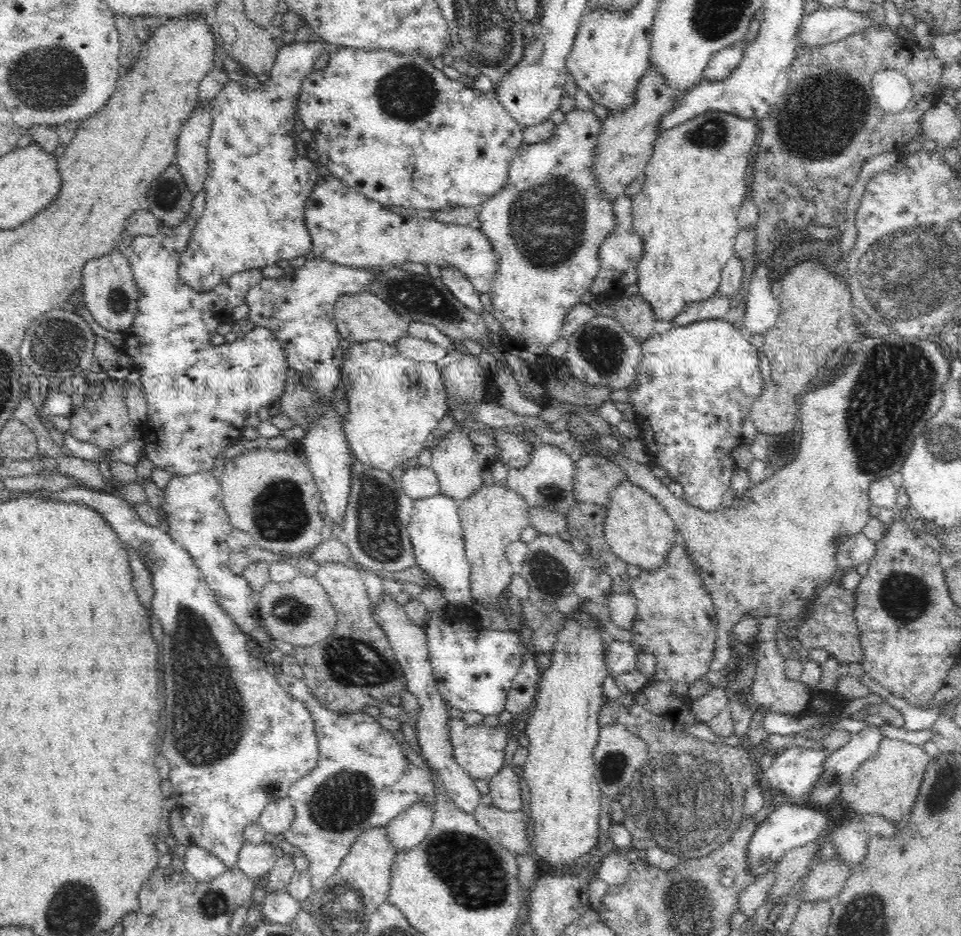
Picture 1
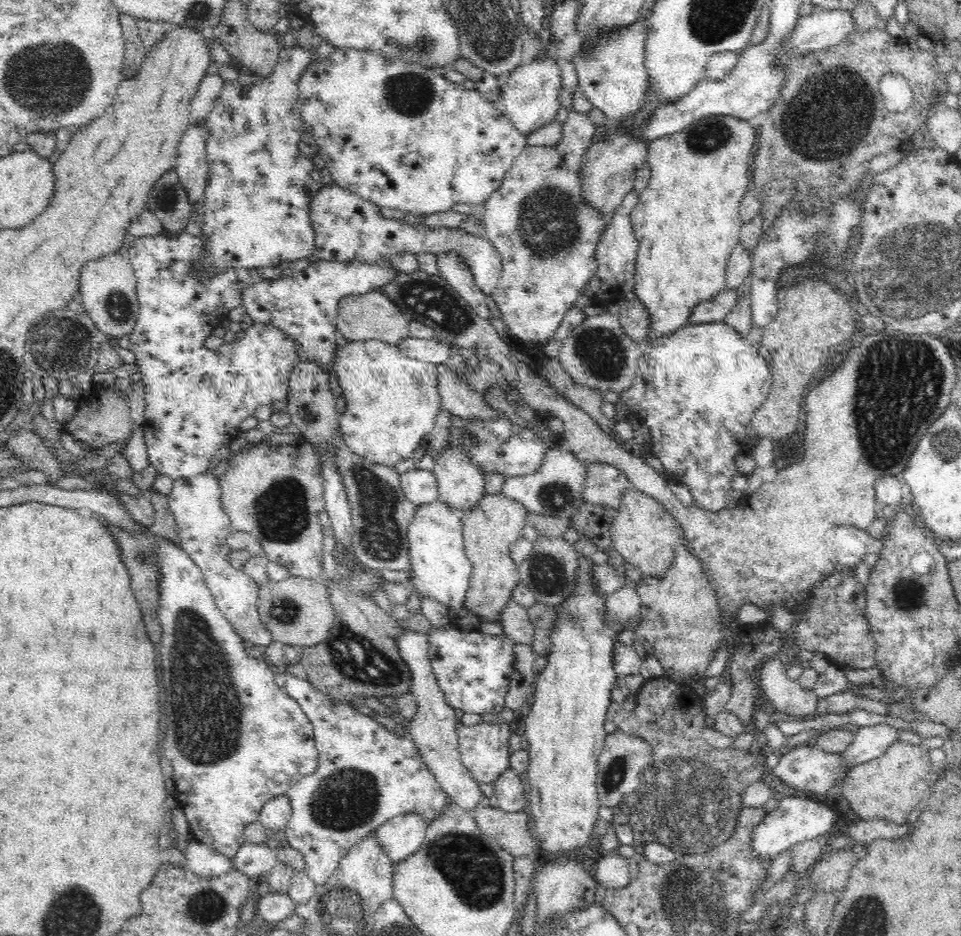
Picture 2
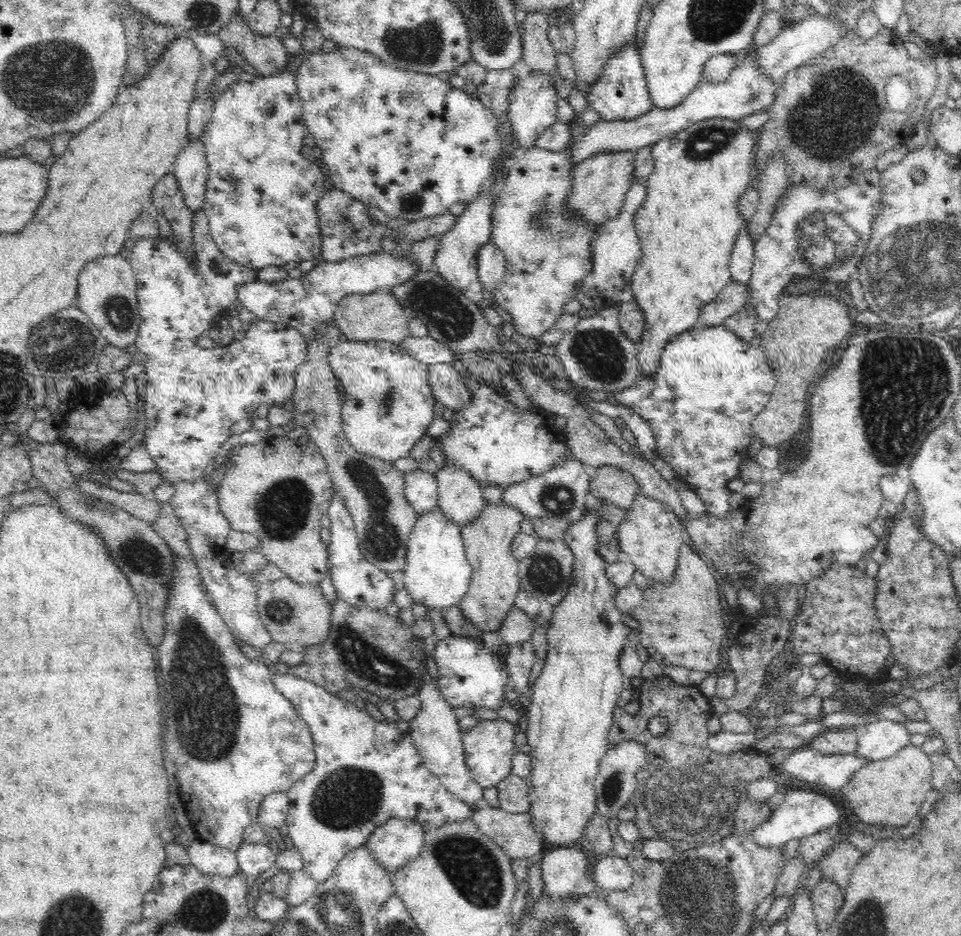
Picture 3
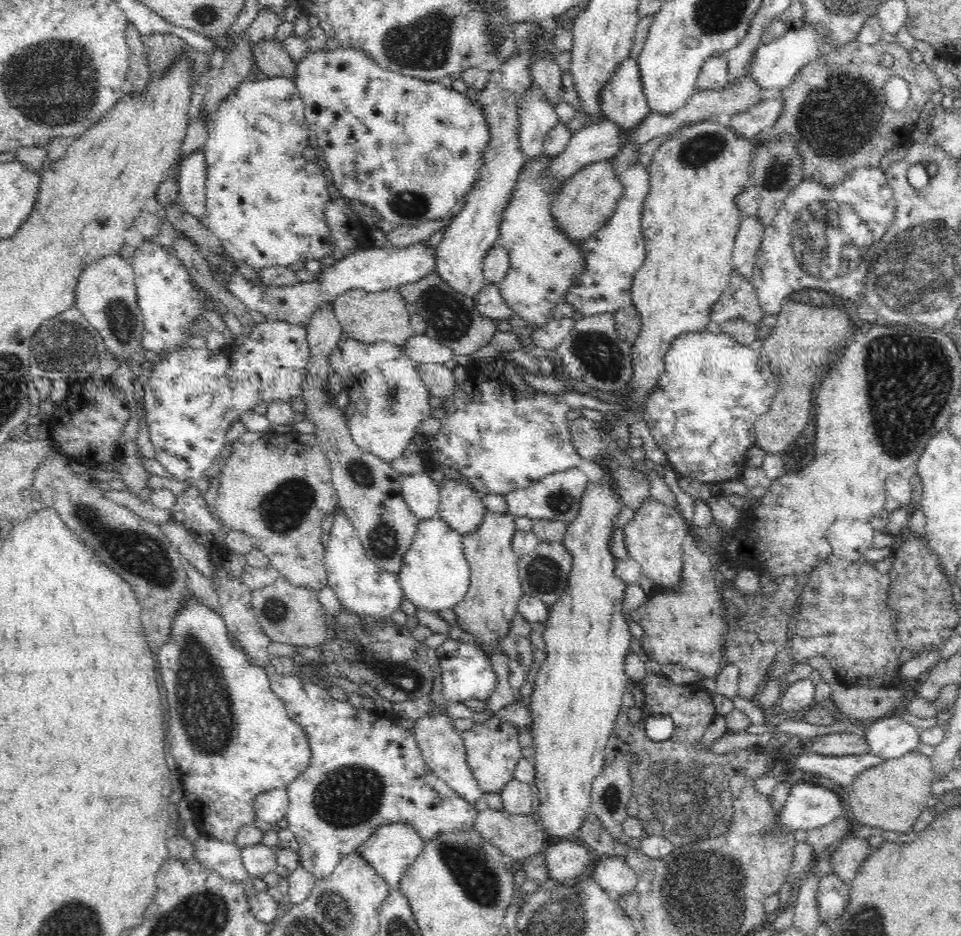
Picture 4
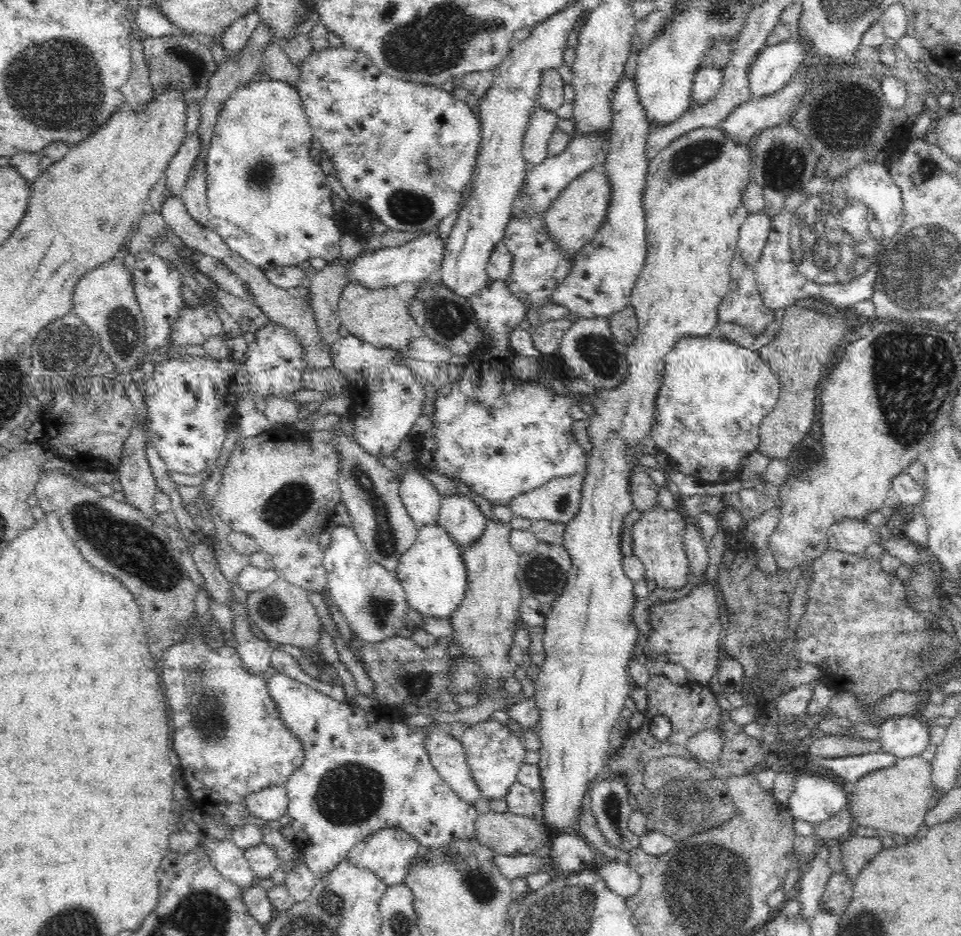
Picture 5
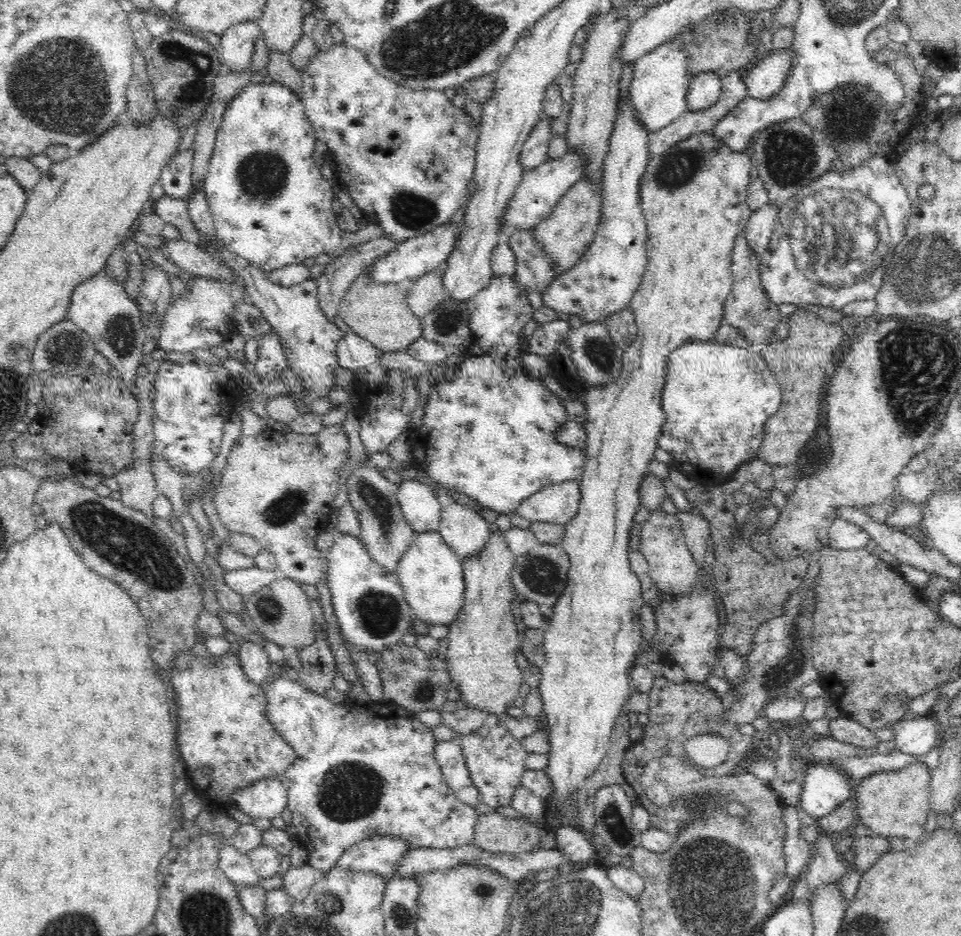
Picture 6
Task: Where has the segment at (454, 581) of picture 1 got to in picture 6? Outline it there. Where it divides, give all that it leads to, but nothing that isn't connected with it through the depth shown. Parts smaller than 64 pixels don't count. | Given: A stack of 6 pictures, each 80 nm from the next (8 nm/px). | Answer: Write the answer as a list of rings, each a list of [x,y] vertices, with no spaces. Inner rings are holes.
[[[439,531],[417,534],[408,552],[402,556],[395,569],[405,593],[405,600],[415,614],[426,624],[448,625],[458,616],[465,602],[463,563],[454,549],[442,539]]]

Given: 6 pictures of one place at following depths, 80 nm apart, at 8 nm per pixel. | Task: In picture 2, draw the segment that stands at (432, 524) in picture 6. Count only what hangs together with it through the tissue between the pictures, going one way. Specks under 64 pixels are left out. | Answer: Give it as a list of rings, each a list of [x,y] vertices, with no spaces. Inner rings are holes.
[[[410,470],[400,475],[400,483],[408,501],[416,507],[439,498],[437,479],[430,470]]]

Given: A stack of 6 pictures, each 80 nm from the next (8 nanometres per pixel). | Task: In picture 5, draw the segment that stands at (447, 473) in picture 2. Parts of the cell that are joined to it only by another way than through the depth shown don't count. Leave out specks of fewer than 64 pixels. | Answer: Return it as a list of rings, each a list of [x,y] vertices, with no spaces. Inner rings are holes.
[[[450,494],[441,500],[440,524],[464,550],[486,532],[486,516],[474,500],[464,494]]]

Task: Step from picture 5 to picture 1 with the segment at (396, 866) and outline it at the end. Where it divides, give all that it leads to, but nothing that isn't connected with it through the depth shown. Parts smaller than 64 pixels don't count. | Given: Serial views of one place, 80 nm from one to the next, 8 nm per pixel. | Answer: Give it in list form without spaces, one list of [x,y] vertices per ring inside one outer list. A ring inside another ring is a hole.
[[[426,801],[414,803],[384,826],[396,854],[418,846],[428,836],[434,811]]]

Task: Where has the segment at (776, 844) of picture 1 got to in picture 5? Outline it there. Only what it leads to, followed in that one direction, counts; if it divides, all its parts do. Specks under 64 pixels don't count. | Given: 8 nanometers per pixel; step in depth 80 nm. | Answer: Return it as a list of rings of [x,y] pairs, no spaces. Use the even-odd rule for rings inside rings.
[[[798,770],[793,786],[787,808],[796,823],[806,820],[813,825],[820,824],[849,804],[849,787],[842,788],[836,781],[812,770]]]

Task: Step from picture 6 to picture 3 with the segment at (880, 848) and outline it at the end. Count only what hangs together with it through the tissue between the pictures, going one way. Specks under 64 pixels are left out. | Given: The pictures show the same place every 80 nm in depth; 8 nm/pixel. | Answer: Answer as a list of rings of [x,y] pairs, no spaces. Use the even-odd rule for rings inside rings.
[[[845,840],[836,842],[836,850],[828,850],[822,858],[819,858],[821,880],[831,880],[840,887],[846,888],[851,872],[864,856],[862,852]]]

